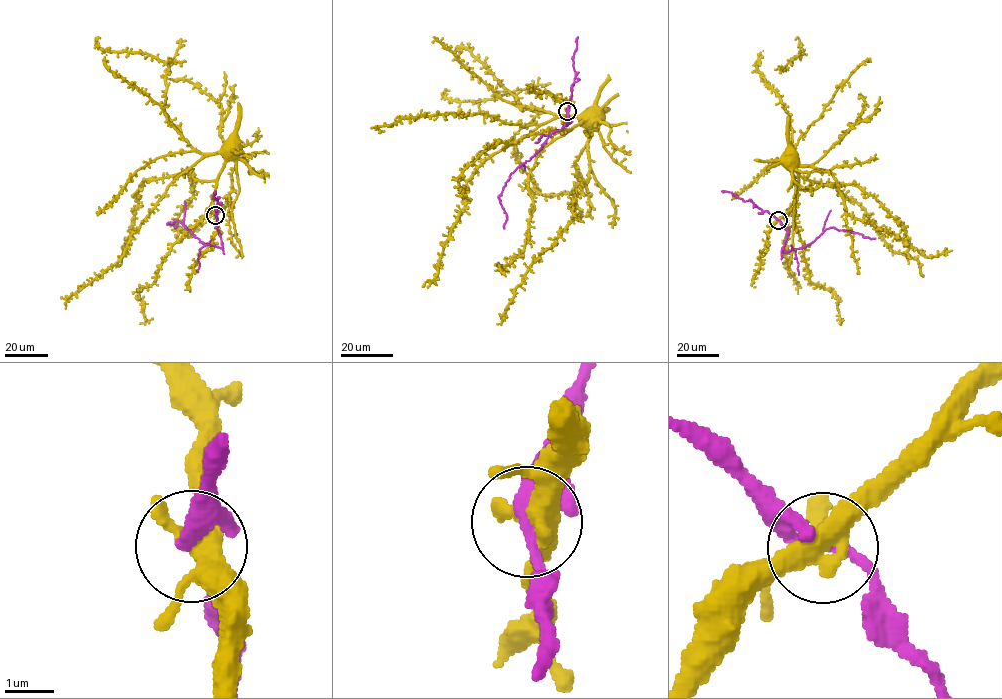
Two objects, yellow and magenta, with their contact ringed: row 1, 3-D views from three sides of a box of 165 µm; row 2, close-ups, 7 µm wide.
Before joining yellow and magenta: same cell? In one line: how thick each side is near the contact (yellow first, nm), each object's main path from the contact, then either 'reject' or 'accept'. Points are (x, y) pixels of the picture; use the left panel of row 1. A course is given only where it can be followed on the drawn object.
480/240 nm | yellow via (215, 215), (225, 160), (219, 153), (205, 154), (185, 171), (147, 179), (137, 191), (131, 235), (115, 267) | magenta via (215, 215), (222, 248), (201, 242), (174, 220), (167, 224), (175, 227) | reject

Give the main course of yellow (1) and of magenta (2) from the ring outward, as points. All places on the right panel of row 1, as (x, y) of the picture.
1: (778, 220), (796, 199), (792, 162), (803, 177), (831, 184), (852, 198), (885, 243), (914, 258), (923, 276)
2: (778, 220), (787, 233), (781, 253), (802, 248), (833, 227), (875, 239)

